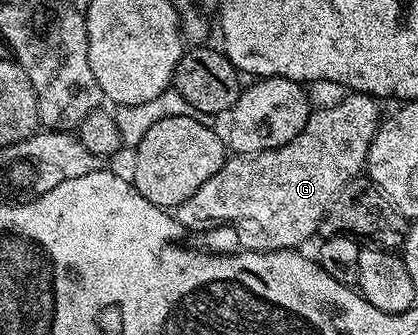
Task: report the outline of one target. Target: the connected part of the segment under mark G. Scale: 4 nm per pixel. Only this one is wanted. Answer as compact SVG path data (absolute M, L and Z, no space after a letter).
M353 92L345 95L339 102L334 102L331 106L326 106L323 110L315 109L311 113L308 124L304 124L304 128L300 132L300 136L296 136L292 140L288 140L288 144L284 144L275 150L265 150L259 154L247 154L245 156L230 156L220 168L220 172L216 176L208 176L208 180L204 180L204 184L200 184L200 188L196 188L196 192L192 192L192 196L188 196L186 202L182 202L176 207L176 217L180 225L187 231L198 230L201 226L231 226L234 234L238 237L238 246L243 250L293 250L301 247L301 242L306 242L315 233L319 233L322 220L326 216L326 211L330 208L336 195L363 173L366 165L366 157L368 156L368 148L374 139L374 133L377 132L380 125L380 117L378 118L379 103L371 98L369 94L356 94Z

